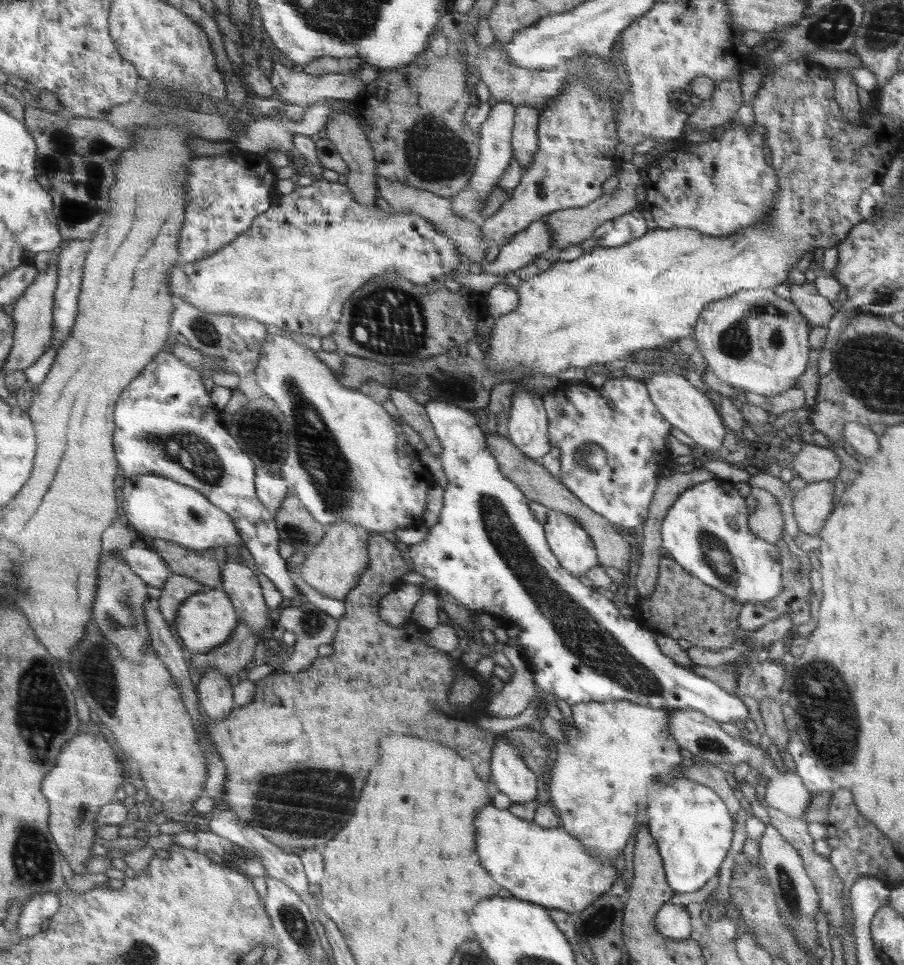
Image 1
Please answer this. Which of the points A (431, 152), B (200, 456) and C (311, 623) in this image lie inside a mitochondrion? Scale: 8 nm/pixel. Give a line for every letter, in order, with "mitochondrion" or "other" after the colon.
A: mitochondrion
B: mitochondrion
C: mitochondrion

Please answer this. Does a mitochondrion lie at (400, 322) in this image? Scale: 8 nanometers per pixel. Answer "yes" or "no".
yes

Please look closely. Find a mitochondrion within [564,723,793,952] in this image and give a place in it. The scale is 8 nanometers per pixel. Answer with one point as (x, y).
(596, 926)

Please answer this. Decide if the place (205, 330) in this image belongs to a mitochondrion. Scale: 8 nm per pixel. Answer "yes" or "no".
yes

